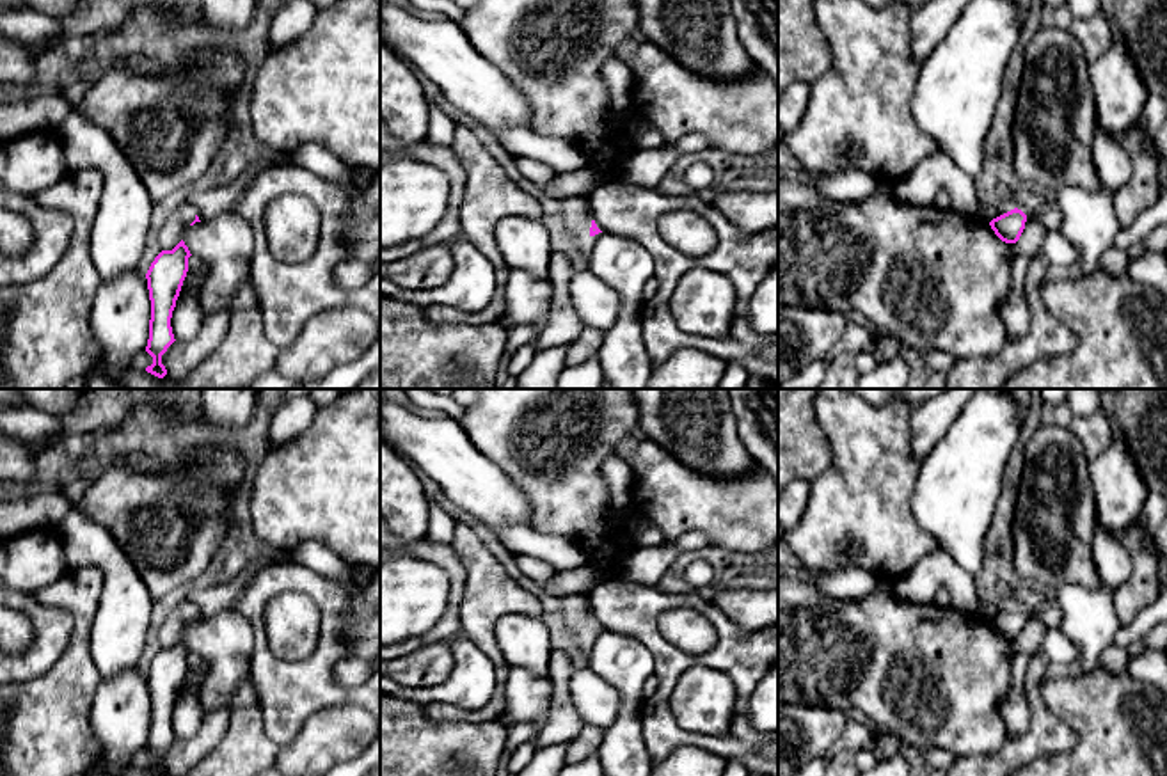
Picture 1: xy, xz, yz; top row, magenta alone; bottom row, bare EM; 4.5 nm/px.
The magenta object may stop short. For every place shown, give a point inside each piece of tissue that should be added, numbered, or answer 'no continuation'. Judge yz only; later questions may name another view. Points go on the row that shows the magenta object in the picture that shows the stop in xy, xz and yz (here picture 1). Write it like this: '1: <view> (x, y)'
no continuation

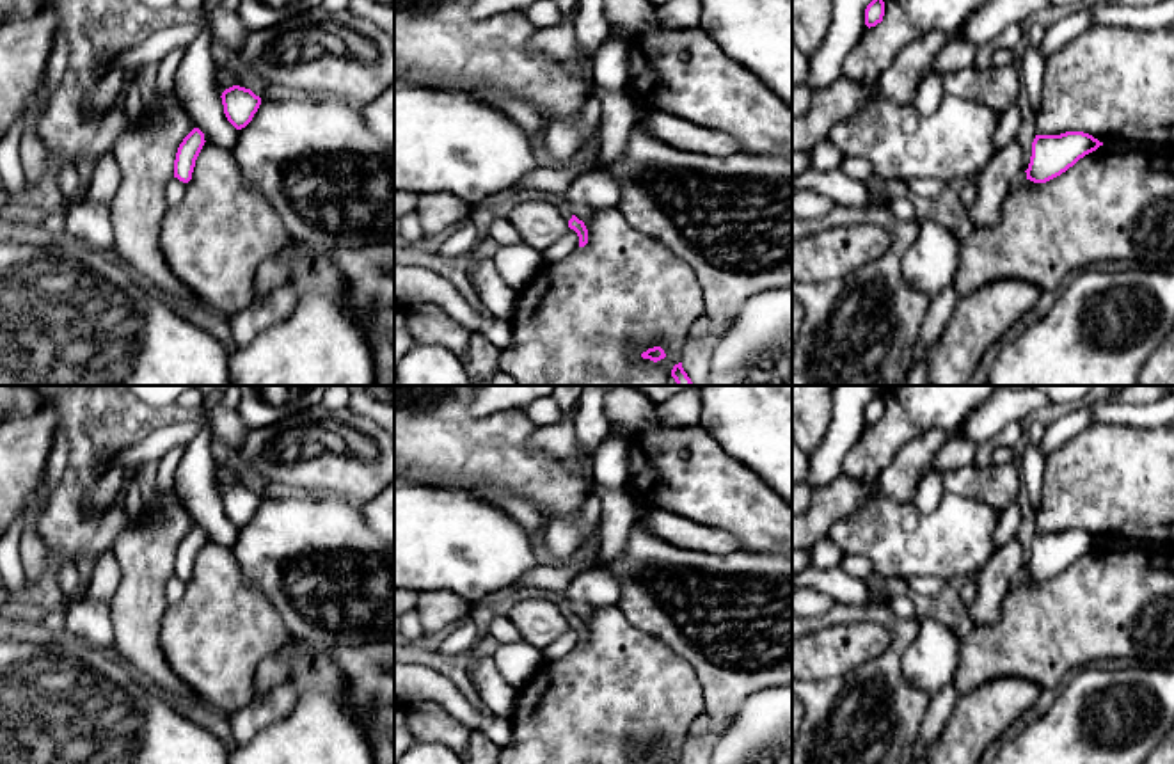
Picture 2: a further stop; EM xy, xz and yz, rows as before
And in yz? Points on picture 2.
no continuation

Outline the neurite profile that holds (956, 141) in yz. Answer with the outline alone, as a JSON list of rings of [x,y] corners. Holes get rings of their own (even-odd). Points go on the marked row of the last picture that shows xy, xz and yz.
[[[870,92],[867,103],[845,121],[837,123],[828,139],[844,158],[863,156],[877,183],[908,183],[932,178],[938,185],[975,178],[998,151],[993,135],[1000,112],[964,98],[945,94],[938,108],[925,115],[915,105],[902,105]]]

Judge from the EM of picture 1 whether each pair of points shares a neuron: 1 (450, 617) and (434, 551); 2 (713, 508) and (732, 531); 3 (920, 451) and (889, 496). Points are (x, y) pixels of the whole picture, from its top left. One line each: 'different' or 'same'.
1: same
2: same
3: different

